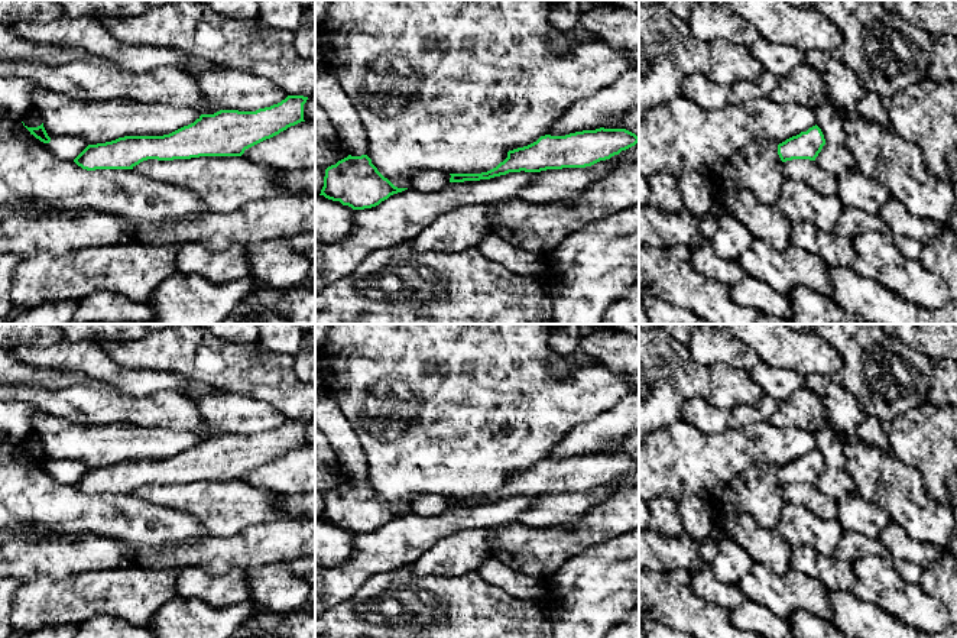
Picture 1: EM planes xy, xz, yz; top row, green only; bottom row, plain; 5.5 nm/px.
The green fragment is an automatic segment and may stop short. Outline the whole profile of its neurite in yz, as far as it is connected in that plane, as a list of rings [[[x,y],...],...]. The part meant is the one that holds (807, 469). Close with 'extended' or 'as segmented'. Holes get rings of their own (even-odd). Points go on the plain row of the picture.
[[[815,448],[807,456],[801,456],[797,460],[786,463],[778,469],[778,479],[782,486],[792,483],[810,483],[815,485],[823,470],[825,469],[821,453]]]; as segmented

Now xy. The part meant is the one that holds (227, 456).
[[[288,420],[256,435],[220,434],[163,460],[124,460],[88,469],[74,486],[87,495],[133,493],[143,485],[241,480],[246,473],[304,444],[308,421]]]; as segmented

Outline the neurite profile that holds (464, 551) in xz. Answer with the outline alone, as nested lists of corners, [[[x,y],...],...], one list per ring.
[[[461,529],[444,537],[412,564],[412,573],[461,576],[478,571],[492,557],[492,538],[490,531],[481,529]]]

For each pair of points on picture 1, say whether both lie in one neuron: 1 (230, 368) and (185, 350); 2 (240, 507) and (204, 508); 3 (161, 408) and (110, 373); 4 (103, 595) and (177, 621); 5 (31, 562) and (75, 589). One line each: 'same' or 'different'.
1: same
2: same
3: different
4: different
5: different

